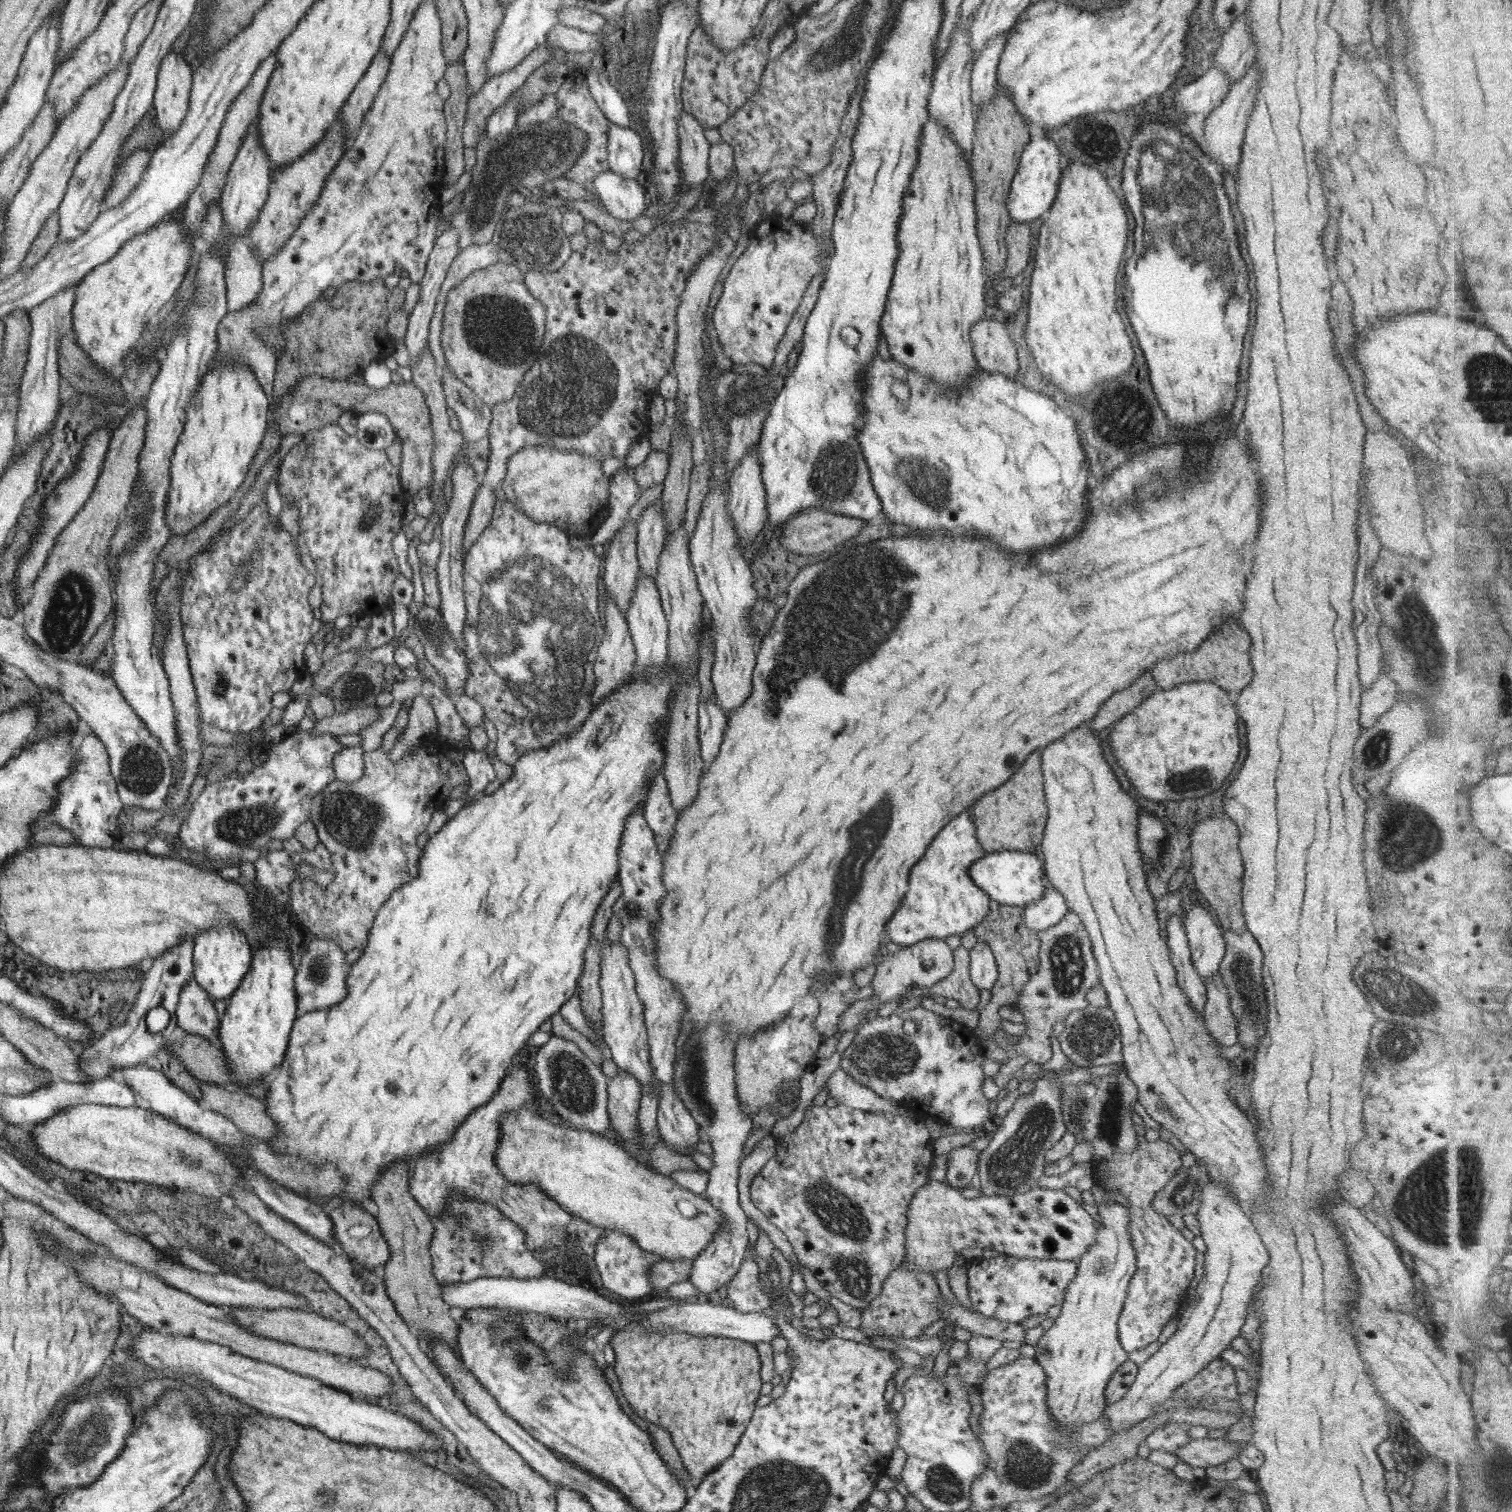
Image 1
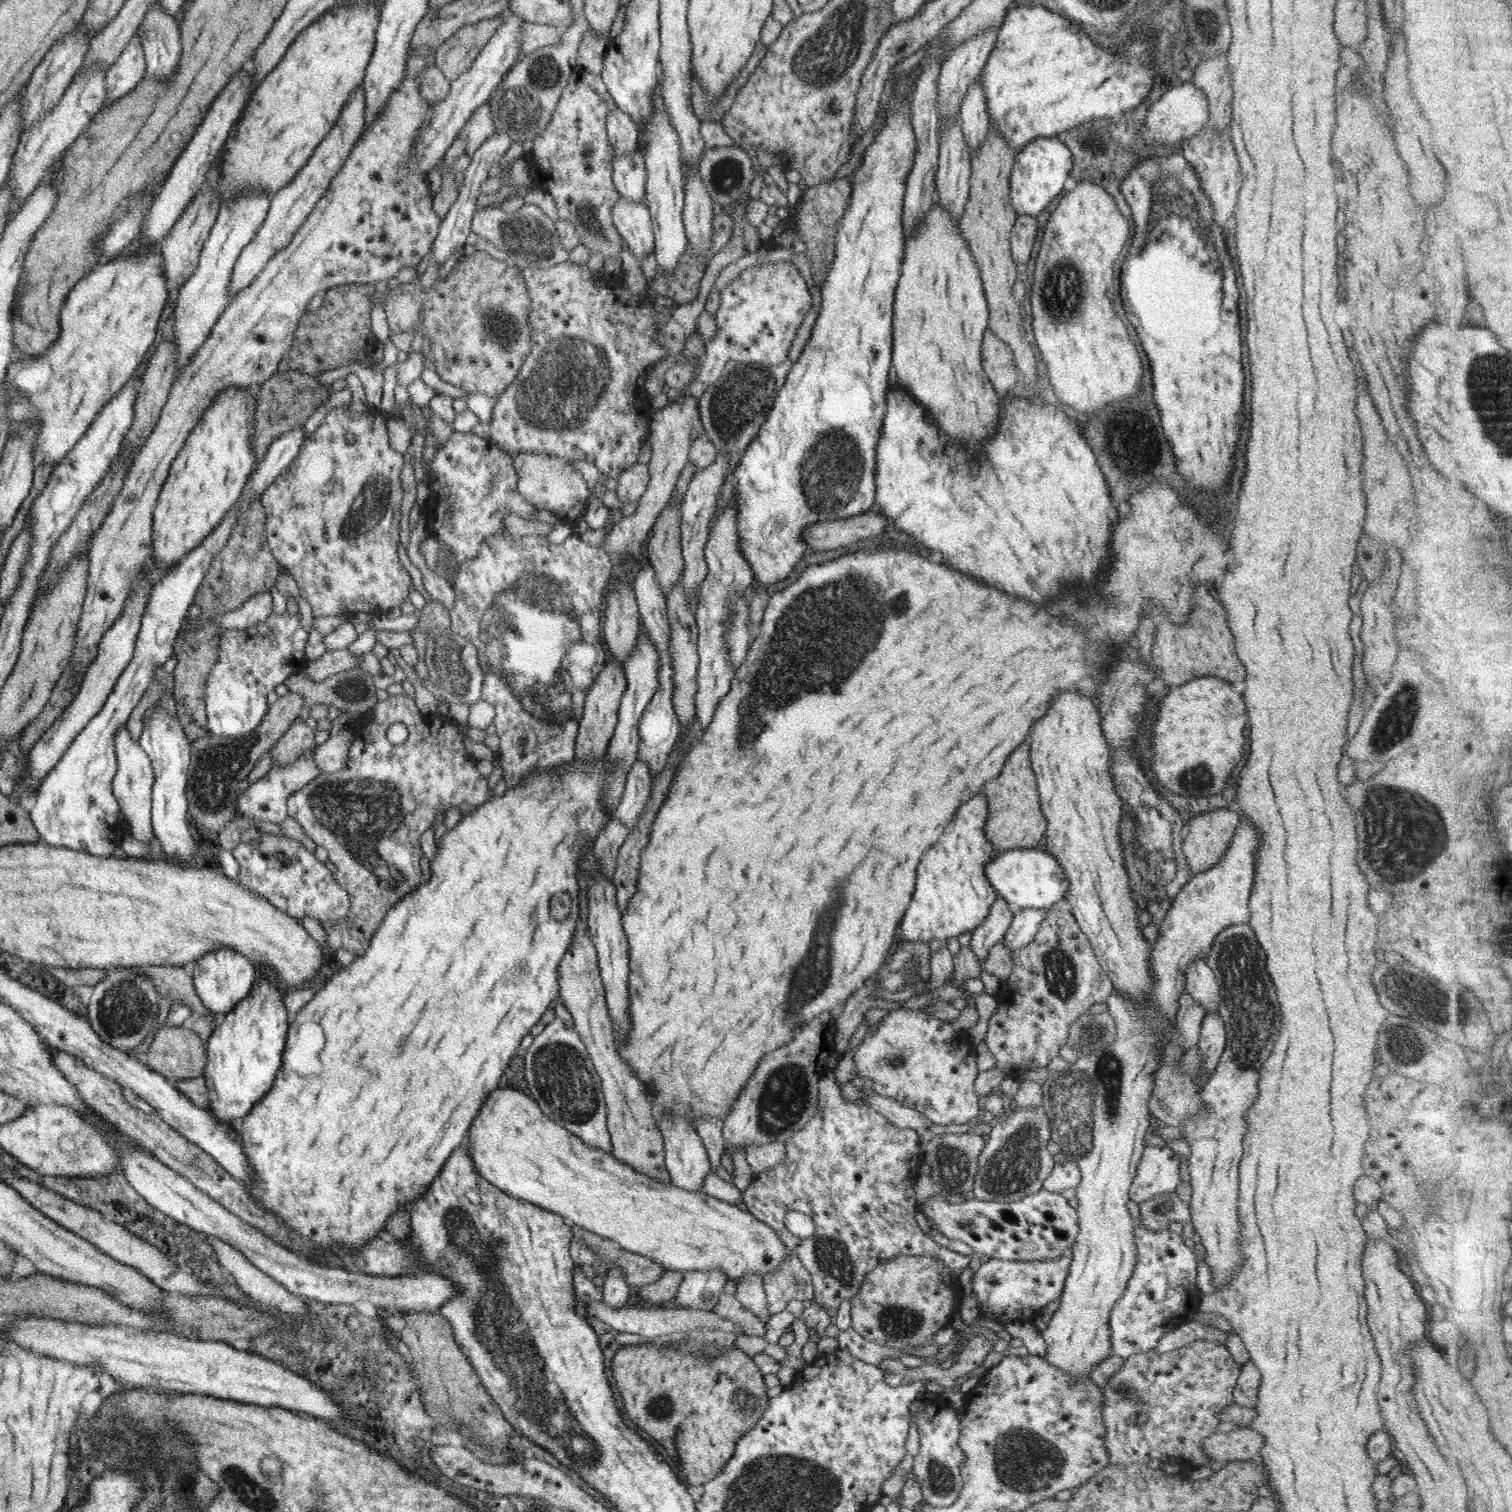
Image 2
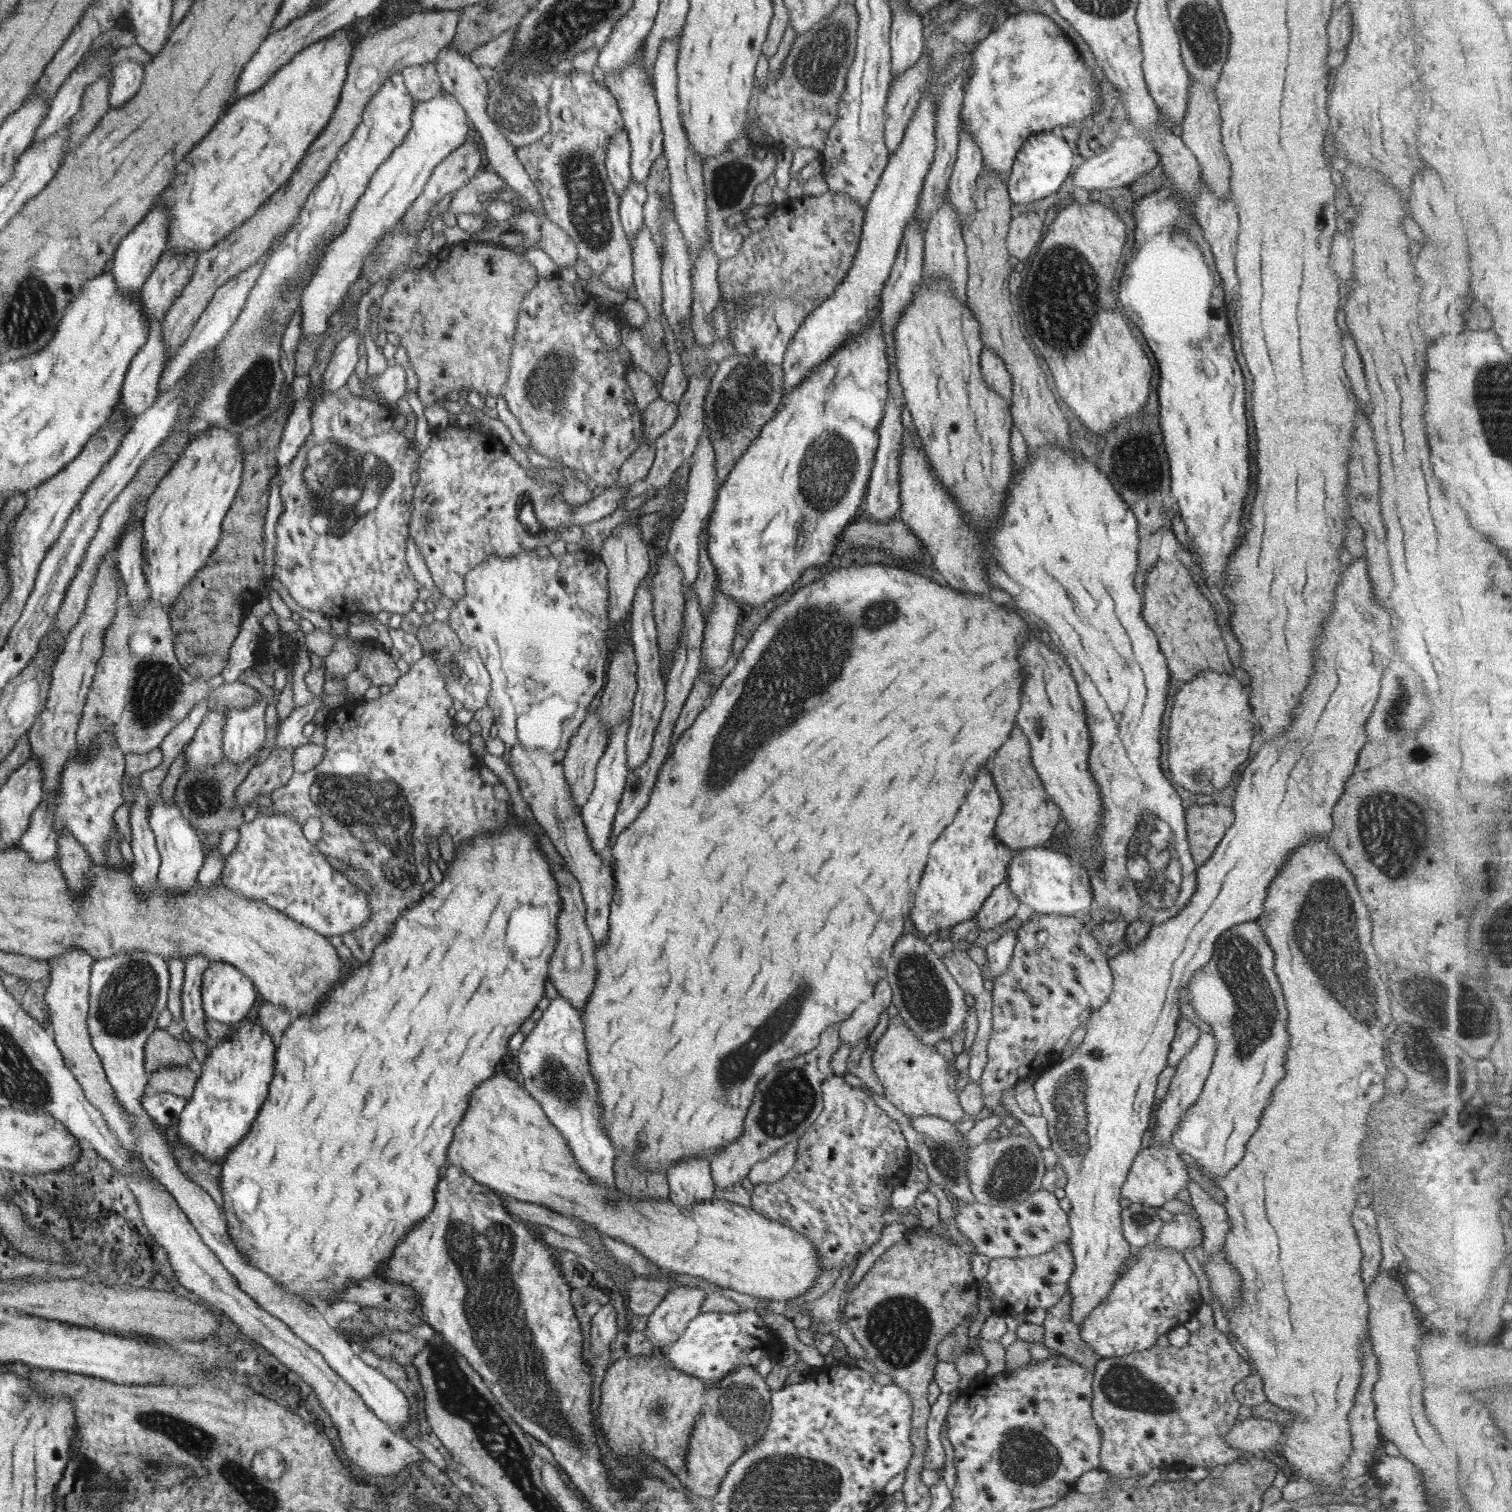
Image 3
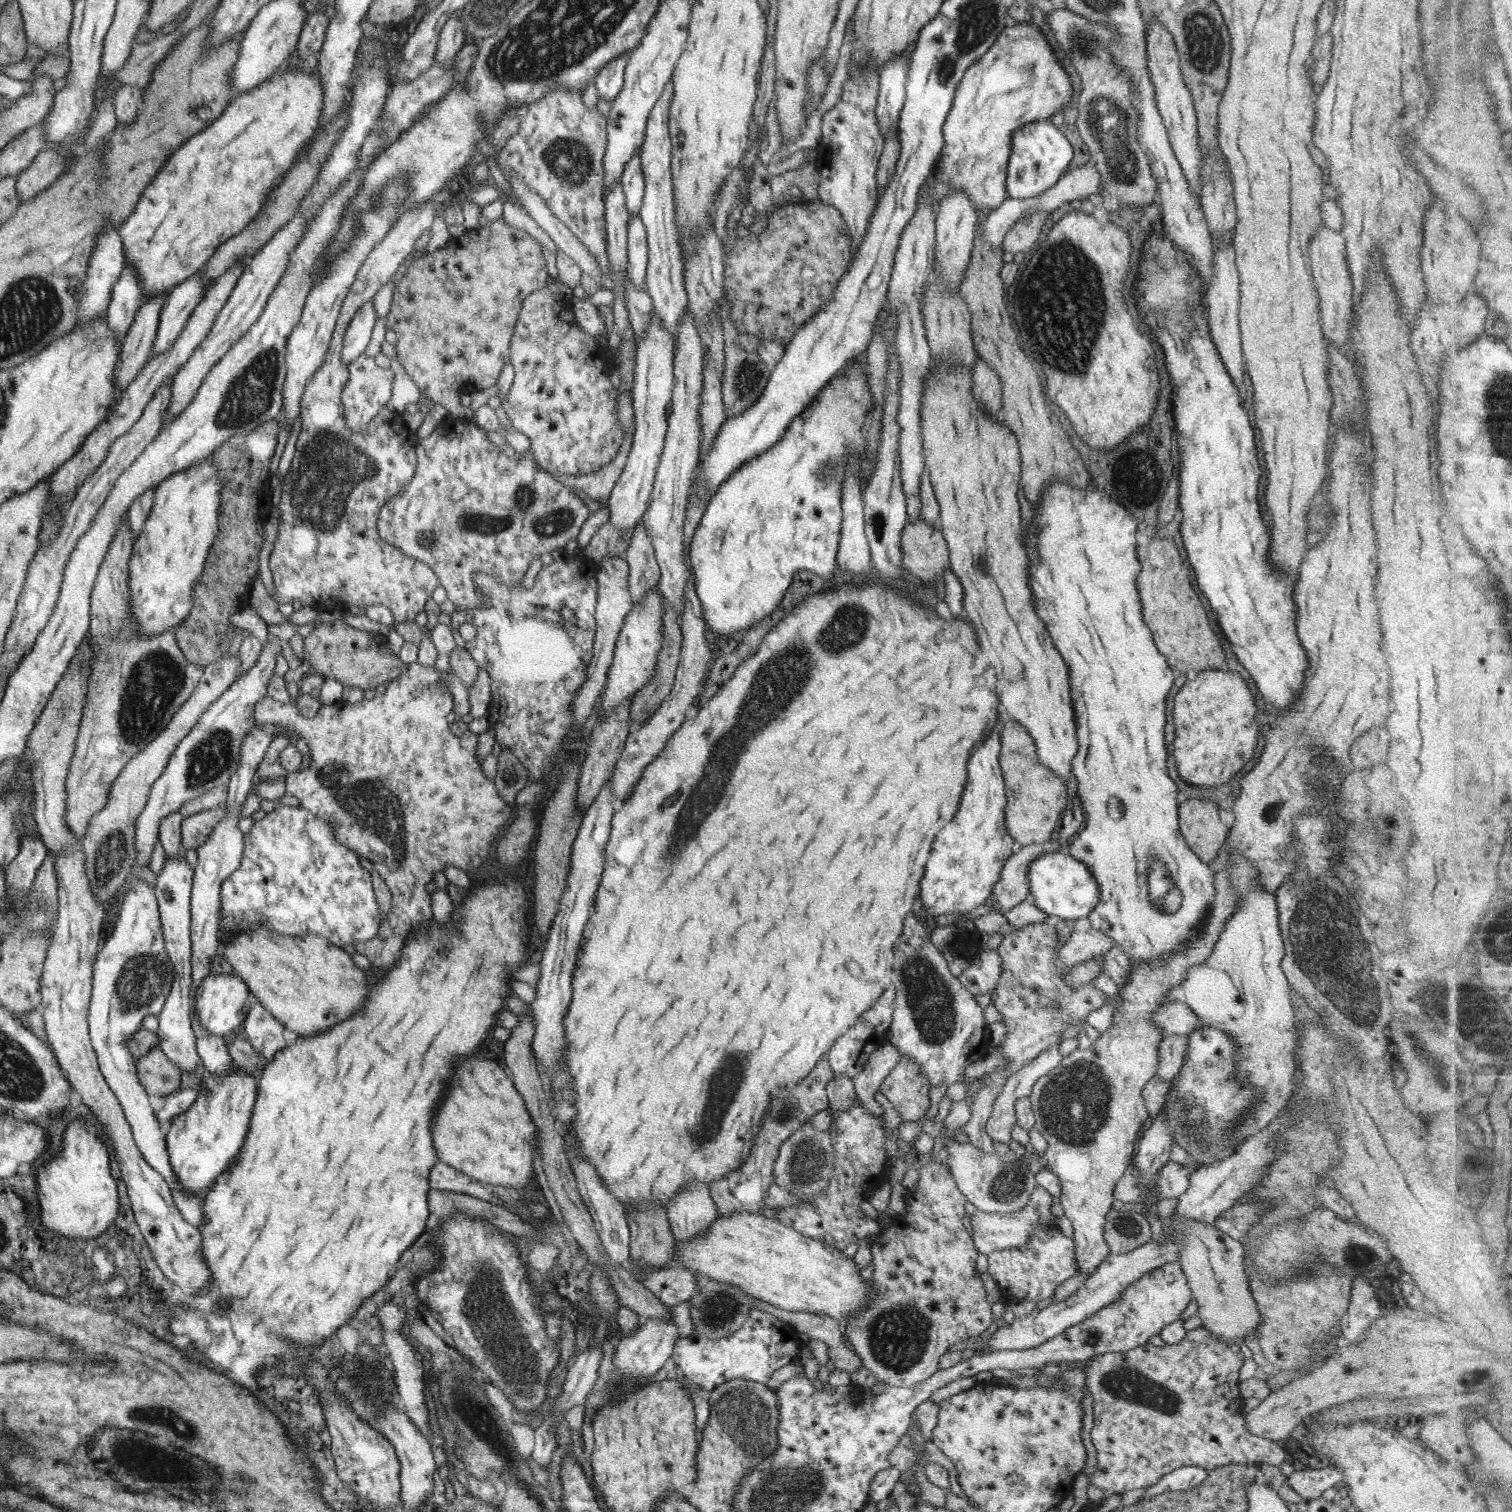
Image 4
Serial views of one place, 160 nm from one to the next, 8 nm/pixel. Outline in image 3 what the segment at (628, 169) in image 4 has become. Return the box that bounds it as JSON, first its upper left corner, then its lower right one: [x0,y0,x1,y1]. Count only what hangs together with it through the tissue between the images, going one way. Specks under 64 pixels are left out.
[603,44,663,183]

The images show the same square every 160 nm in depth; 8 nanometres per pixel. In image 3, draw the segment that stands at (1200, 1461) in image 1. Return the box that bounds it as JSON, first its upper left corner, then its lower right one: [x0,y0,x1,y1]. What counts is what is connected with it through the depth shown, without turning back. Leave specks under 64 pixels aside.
[1224,1417,1282,1456]

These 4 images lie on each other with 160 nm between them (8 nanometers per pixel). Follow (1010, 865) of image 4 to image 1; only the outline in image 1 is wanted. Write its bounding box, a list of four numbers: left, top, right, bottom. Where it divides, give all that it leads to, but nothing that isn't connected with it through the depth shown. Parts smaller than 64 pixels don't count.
[968,940,997,990]

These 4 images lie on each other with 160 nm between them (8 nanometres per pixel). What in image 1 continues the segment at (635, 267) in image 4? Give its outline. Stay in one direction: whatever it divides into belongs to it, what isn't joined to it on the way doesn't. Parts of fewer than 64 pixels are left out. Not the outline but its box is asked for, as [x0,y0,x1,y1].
[608,123,642,179]

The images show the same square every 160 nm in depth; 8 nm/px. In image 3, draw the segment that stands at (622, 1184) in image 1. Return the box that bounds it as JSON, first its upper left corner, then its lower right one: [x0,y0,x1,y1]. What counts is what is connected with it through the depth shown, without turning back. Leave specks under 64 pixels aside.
[447,1073,821,1303]

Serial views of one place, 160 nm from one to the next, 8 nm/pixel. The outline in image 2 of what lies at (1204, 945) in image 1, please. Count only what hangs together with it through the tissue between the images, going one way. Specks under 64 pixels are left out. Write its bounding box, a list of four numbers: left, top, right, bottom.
[1184,956,1218,1012]

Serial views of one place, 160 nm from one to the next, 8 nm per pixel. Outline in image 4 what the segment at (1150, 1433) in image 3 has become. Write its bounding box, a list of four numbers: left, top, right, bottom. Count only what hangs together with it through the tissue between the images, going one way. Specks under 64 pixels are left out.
[1084,1326,1285,1493]

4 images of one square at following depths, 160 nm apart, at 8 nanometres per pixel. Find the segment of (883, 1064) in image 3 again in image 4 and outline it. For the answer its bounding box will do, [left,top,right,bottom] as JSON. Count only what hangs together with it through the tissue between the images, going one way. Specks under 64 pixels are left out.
[878,1056,930,1122]

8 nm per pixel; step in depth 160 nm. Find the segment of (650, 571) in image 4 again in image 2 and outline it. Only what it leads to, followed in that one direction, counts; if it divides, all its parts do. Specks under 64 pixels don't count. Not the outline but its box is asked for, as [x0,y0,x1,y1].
[613,759,650,832]

